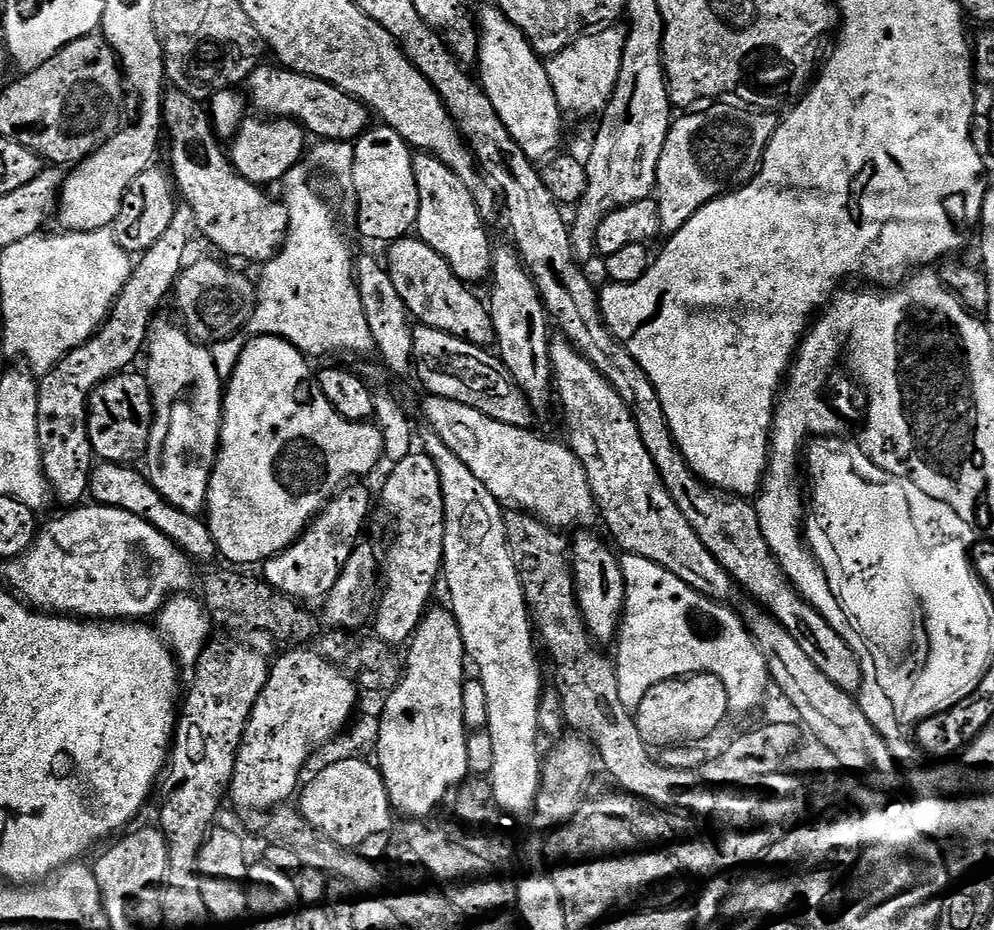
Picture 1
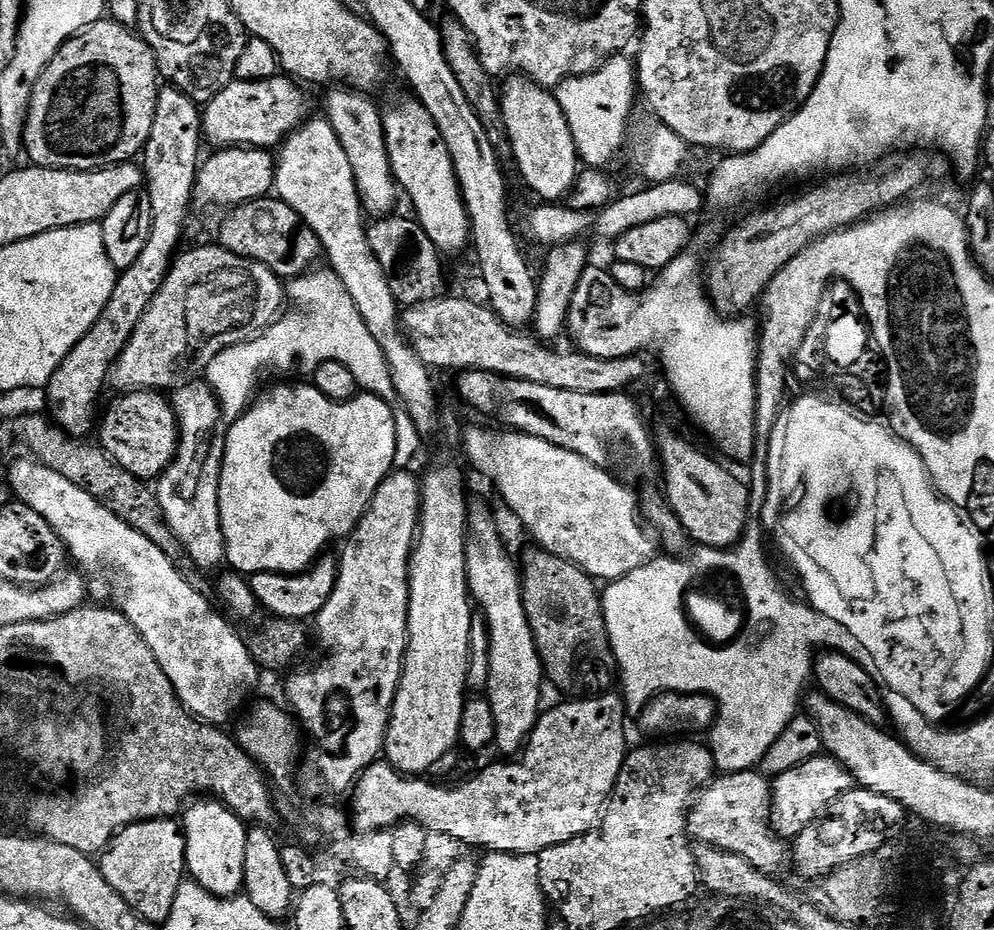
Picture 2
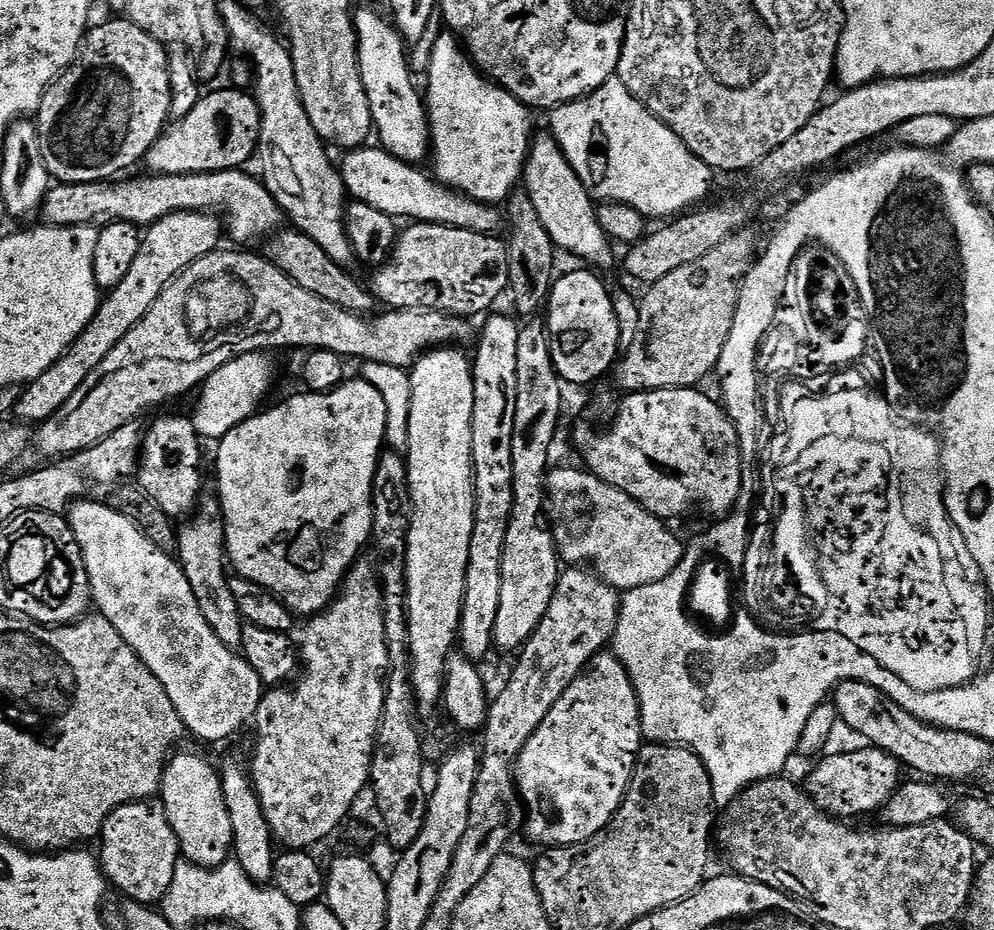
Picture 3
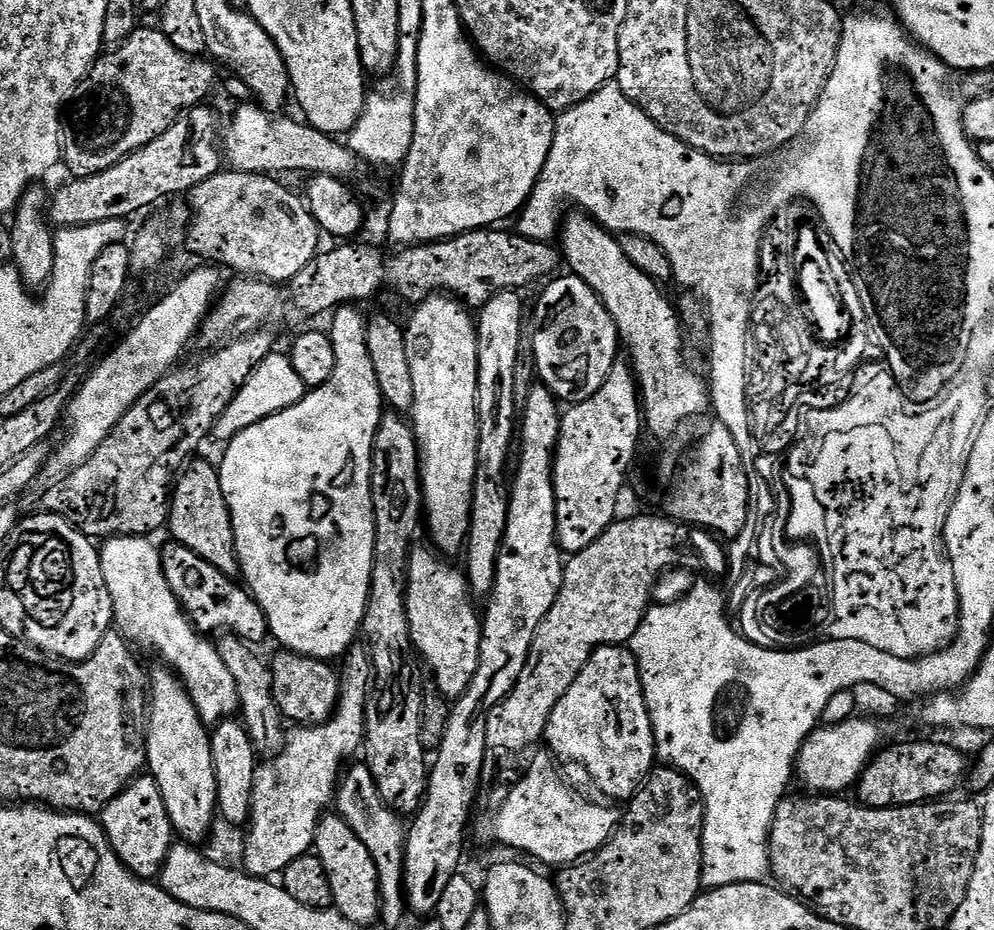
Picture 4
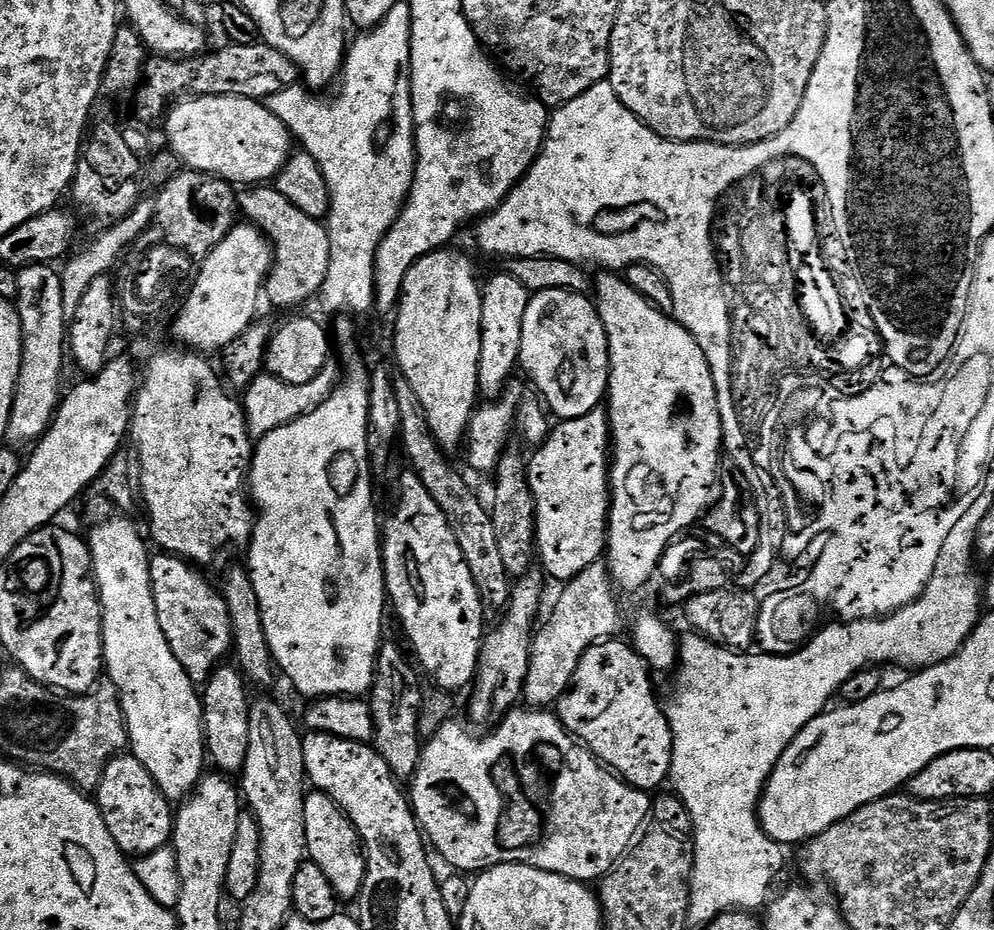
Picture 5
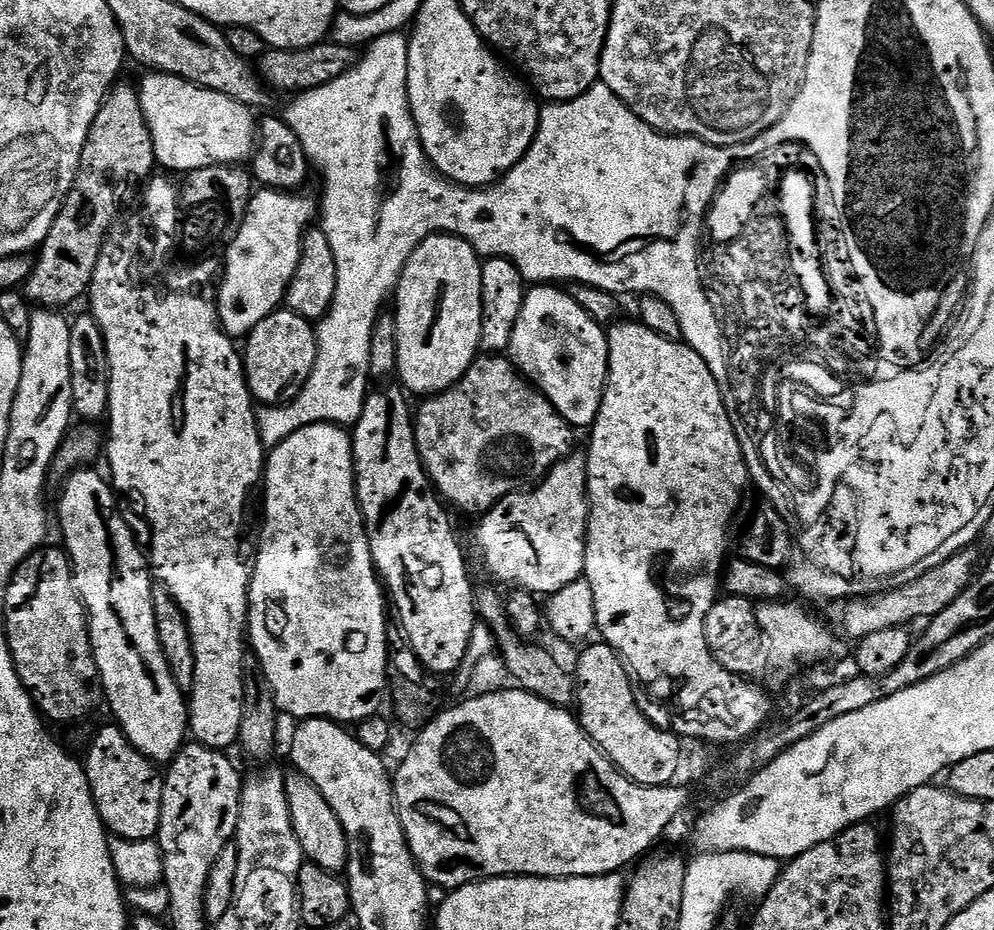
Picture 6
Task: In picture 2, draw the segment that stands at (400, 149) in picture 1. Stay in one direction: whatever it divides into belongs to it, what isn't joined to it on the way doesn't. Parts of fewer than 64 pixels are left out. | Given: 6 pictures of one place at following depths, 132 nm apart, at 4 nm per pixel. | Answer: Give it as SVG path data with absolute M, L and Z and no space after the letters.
M340 86L328 96L324 108L326 119L332 125L334 134L338 134L338 142L342 142L342 150L346 150L346 158L350 158L350 170L354 170L354 178L360 195L360 207L372 218L387 218L393 215L396 204L398 185L396 176L386 150L386 134L381 109L371 95L347 87Z

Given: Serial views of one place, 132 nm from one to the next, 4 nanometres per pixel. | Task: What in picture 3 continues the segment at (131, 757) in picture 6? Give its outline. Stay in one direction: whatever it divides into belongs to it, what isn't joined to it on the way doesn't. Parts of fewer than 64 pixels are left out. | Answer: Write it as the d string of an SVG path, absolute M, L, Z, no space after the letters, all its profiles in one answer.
M139 800L126 806L118 806L110 818L106 818L104 830L99 837L100 852L98 859L105 877L113 889L120 891L121 897L137 900L140 904L156 906L161 903L170 890L170 882L174 882L174 870L181 862L180 843L166 818L166 810L163 803L152 800Z

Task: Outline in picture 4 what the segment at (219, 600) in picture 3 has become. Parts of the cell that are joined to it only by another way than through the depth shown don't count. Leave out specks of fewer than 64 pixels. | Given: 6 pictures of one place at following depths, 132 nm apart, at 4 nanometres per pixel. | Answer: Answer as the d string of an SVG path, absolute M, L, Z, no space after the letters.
M231 634L221 635L218 640L218 647L222 662L226 662L226 667L230 670L236 683L237 694L240 699L238 712L242 717L244 727L247 728L252 736L252 741L256 744L257 753L275 754L279 752L284 744L286 721L274 702L274 682L272 681L272 669L269 661L263 660L256 653L259 651L247 640L242 640Z

